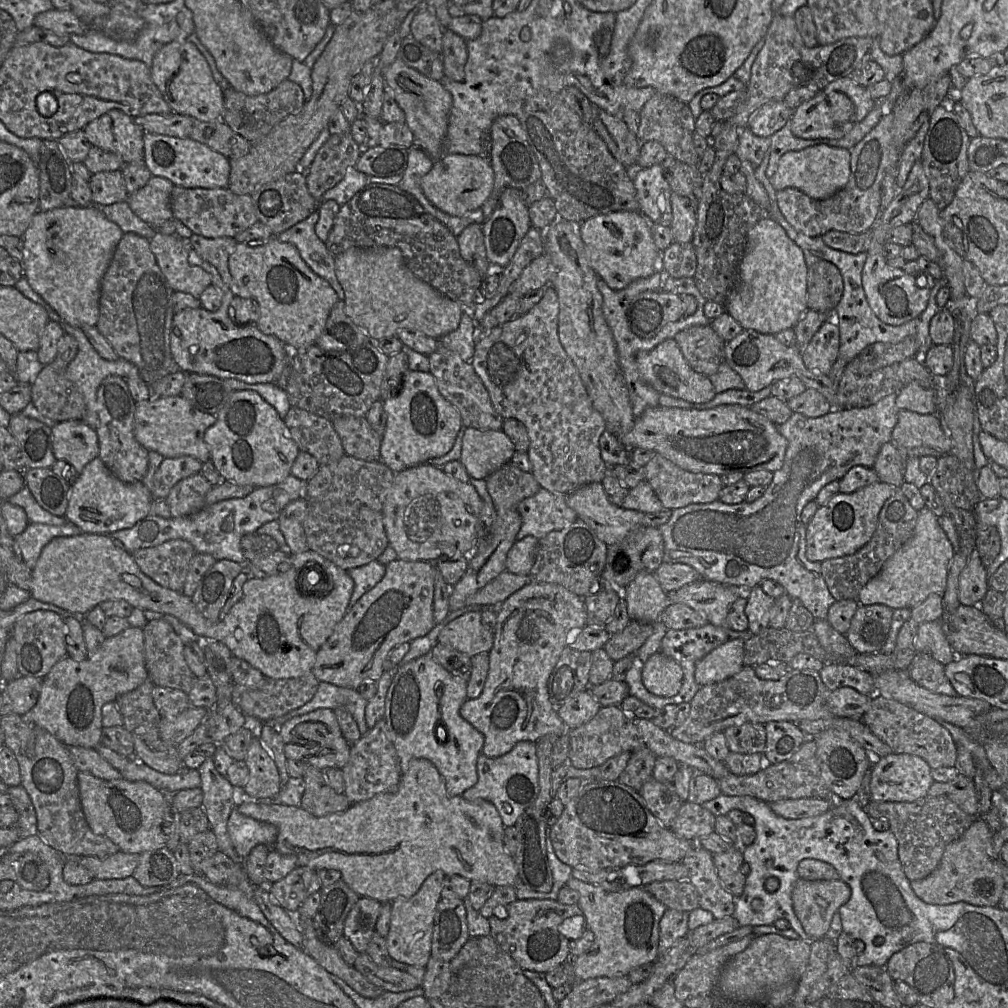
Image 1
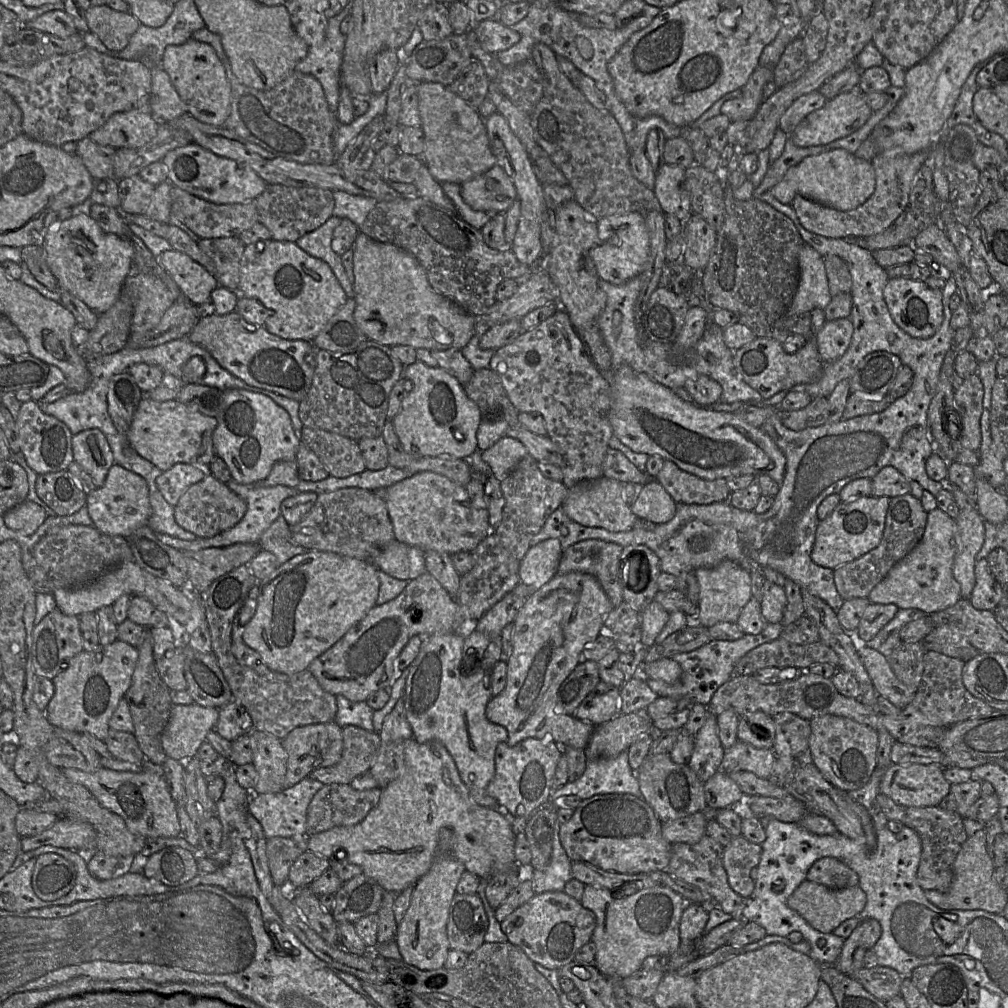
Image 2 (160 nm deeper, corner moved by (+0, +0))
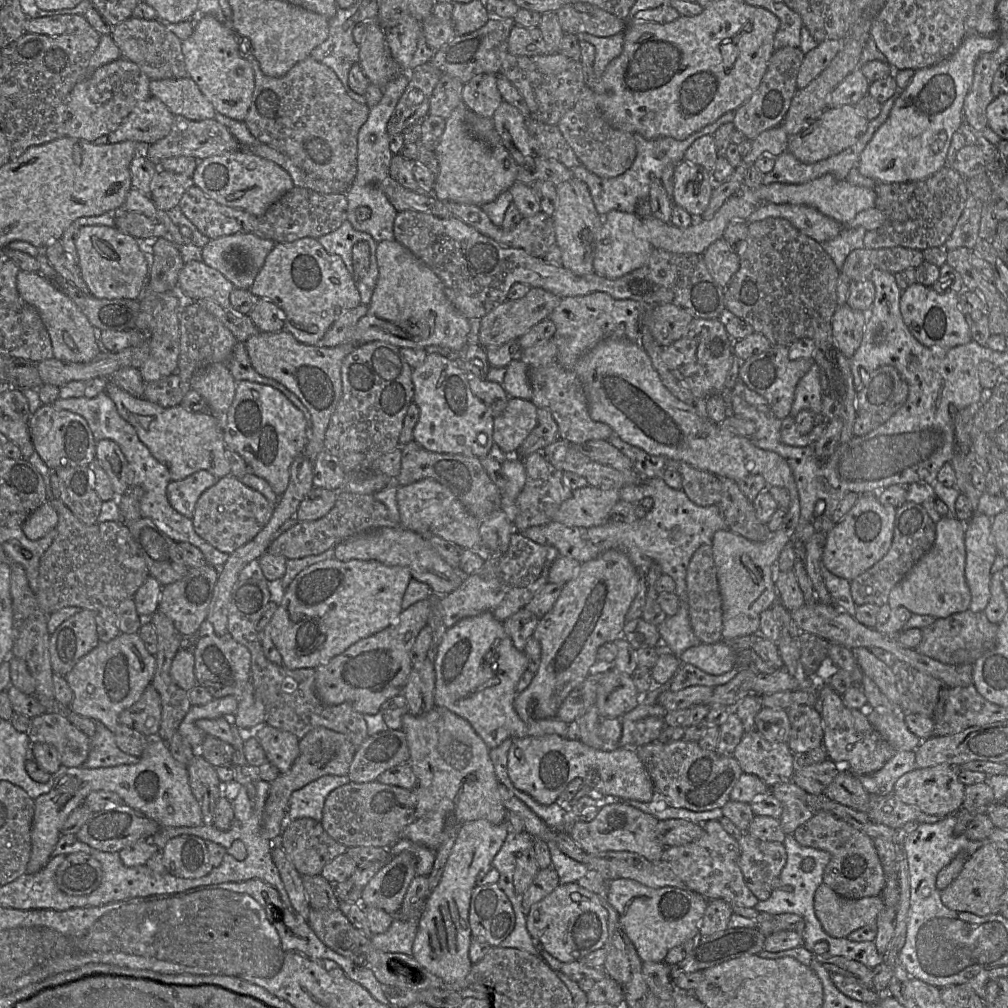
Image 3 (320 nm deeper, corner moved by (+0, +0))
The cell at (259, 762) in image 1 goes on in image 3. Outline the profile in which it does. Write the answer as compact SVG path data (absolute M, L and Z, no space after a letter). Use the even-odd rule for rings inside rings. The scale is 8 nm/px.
M266 723L254 731L267 761L277 767L279 773L287 772L299 755L299 739L290 732L274 728Z

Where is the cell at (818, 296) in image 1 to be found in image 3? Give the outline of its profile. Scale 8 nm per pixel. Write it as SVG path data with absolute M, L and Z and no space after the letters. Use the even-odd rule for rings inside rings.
M901 246L882 249L857 249L846 258L840 275L847 276L851 281L865 281L870 279L874 270L888 271L892 274L904 271L908 268L917 268L924 260L923 252L918 249L910 249Z

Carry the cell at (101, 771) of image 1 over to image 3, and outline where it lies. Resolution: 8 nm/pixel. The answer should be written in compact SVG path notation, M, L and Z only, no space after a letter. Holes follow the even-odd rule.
M62 712L45 713L31 718L26 734L31 743L53 745L64 767L81 767L88 757L90 738Z

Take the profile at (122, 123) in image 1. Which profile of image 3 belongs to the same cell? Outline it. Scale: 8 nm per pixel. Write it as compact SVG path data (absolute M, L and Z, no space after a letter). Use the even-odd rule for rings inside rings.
M150 96L137 104L119 126L107 135L108 143L155 143L169 134L173 120L174 115L168 107L159 98Z

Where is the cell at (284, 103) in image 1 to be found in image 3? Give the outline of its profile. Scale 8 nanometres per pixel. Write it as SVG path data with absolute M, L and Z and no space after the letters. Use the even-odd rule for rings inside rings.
M237 35L237 42L242 57L251 63L254 71L254 90L249 110L243 120L251 134L258 142L289 157L295 165L309 175L351 185L358 170L358 133L368 119L370 108L353 100L335 72L310 56L297 62L283 76L271 77L261 71L250 40Z

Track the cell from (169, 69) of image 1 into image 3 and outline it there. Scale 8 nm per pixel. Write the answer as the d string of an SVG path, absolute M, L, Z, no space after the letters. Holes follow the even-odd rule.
M212 15L197 16L193 32L182 41L181 50L187 76L197 84L215 111L228 118L243 121L254 90L254 71L251 63L242 57L237 34L229 24Z

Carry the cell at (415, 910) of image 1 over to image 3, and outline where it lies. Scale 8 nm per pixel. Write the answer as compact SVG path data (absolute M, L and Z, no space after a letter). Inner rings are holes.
M474 820L460 825L456 841L445 863L438 885L429 893L413 941L412 956L431 974L445 982L463 980L471 970L469 947L472 934L469 906L473 889L492 868L492 861L503 845L510 827L506 821L492 824Z

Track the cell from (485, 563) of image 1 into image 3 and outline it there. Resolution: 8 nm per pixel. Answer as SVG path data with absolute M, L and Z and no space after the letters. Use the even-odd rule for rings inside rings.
M541 452L521 458L525 466L526 482L515 501L516 517L513 525L517 532L553 521L552 518L560 504L568 499L573 491L563 482L563 471L556 469Z

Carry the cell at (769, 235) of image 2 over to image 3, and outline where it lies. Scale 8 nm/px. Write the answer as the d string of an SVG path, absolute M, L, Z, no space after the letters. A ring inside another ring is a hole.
M769 217L764 220L748 222L747 247L739 256L740 267L724 288L725 309L750 324L755 332L765 336L772 345L789 348L802 338L814 342L812 360L818 365L821 381L822 414L827 421L840 419L843 422L841 443L853 436L853 426L857 417L854 377L850 359L839 349L832 333L832 317L838 308L837 285L840 270L823 249L821 243L804 235L788 220Z

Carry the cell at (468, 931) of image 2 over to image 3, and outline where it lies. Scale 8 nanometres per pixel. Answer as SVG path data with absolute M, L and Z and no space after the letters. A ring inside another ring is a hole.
M497 883L473 889L469 906L473 939L498 947L513 931L515 923L512 903Z

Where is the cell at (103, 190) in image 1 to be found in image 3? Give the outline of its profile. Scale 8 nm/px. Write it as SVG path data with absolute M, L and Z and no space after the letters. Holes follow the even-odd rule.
M159 170L151 180L149 197L158 209L170 211L178 207L184 192L191 186L194 186L191 176Z

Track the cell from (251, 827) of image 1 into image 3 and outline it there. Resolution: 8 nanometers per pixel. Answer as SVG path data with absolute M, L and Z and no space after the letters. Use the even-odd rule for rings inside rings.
M325 775L294 791L289 799L286 823L299 818L322 820L325 799L336 788L350 783L347 776Z

